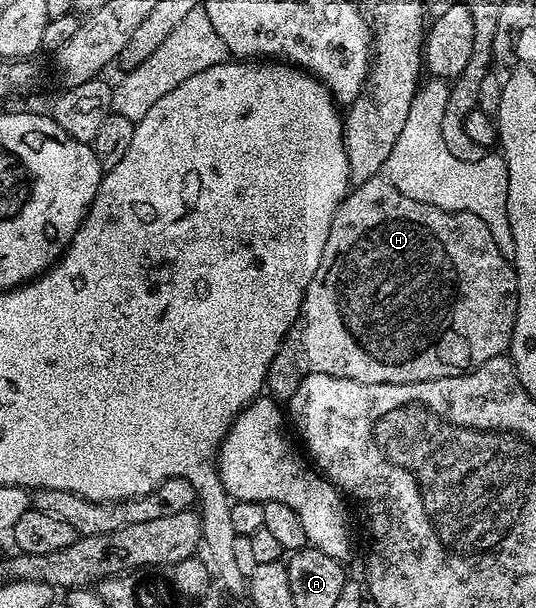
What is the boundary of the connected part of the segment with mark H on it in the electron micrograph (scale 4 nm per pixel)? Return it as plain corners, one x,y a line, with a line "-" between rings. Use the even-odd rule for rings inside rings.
382,175
367,181
359,181
347,192
346,198
342,200
342,205
332,219
332,228
328,231
328,239
324,243
324,255
320,259
320,267
316,267
316,275
312,275
312,283
308,283
308,291
304,295
302,313
276,351
266,372
266,385
275,398
289,399
302,386
303,379
313,373
356,379
369,385
372,383
403,385
417,381
459,377
488,363
488,359
503,356
509,350
516,323
517,306
518,277
514,273
514,266
508,260
507,254
503,253
501,247
492,239
480,219
476,219
471,213
448,213
445,209
437,209
428,203
408,199
408,195
396,191
393,183

